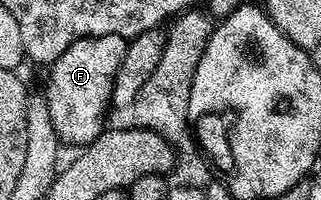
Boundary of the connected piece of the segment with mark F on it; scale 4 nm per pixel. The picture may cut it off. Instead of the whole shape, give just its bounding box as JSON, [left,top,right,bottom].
[46,35,128,149]

